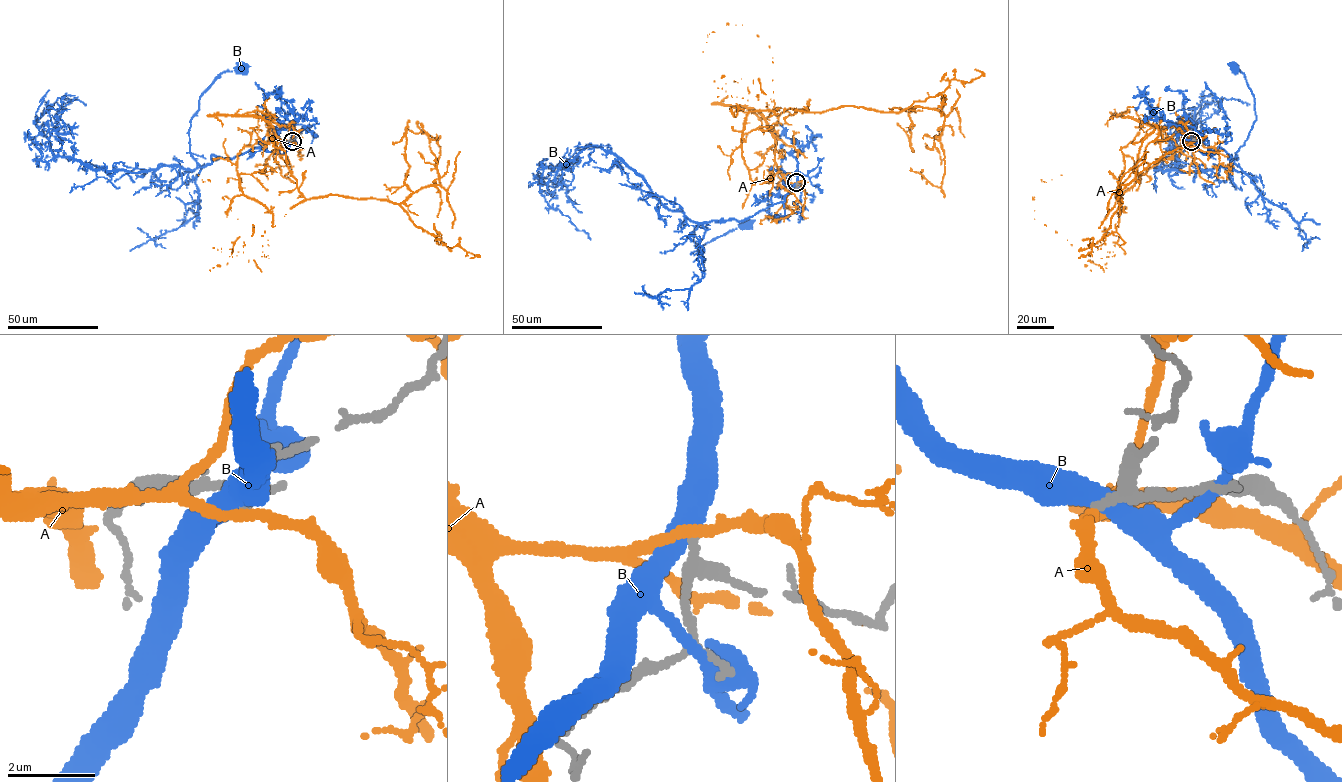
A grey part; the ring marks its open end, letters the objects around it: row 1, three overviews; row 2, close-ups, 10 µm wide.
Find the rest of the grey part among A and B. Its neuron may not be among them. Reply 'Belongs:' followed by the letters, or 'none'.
Belongs: none

